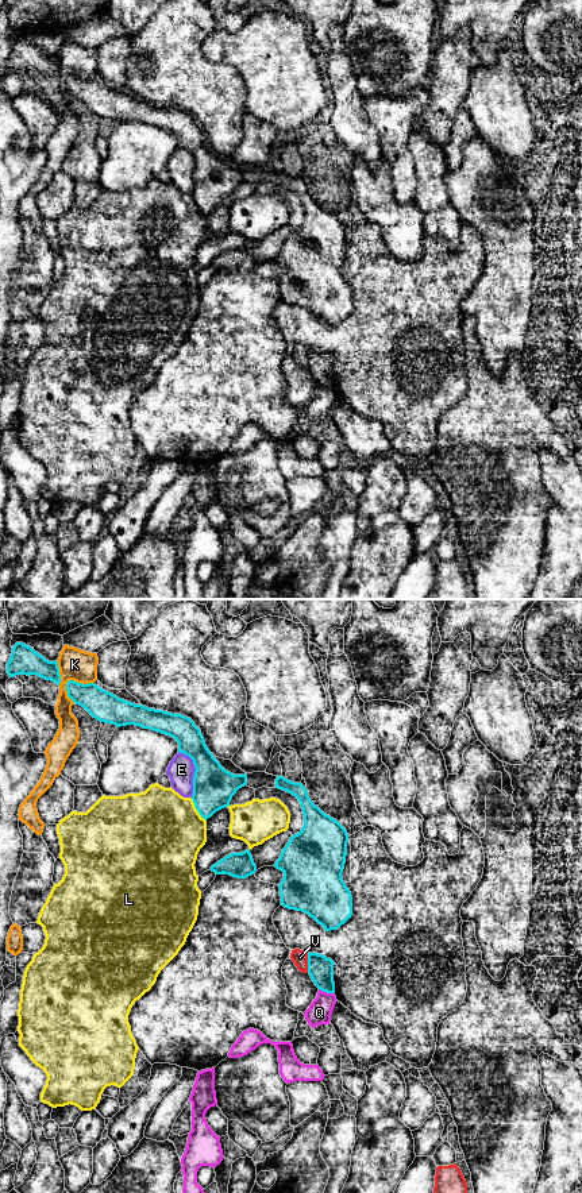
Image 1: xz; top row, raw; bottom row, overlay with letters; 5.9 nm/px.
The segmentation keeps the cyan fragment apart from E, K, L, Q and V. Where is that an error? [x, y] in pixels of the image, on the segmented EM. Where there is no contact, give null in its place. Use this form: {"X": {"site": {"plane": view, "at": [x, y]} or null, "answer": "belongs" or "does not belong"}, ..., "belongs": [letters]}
{"E": {"site": {"plane": "xz", "at": [195, 772]}, "answer": "does not belong"}, "K": {"site": {"plane": "xz", "at": [73, 680]}, "answer": "does not belong"}, "L": {"site": {"plane": "xz", "at": [196, 809]}, "answer": "does not belong"}, "Q": {"site": {"plane": "xz", "at": [326, 991]}, "answer": "does not belong"}, "V": {"site": {"plane": "xz", "at": [308, 962]}, "answer": "does not belong"}, "belongs": []}

